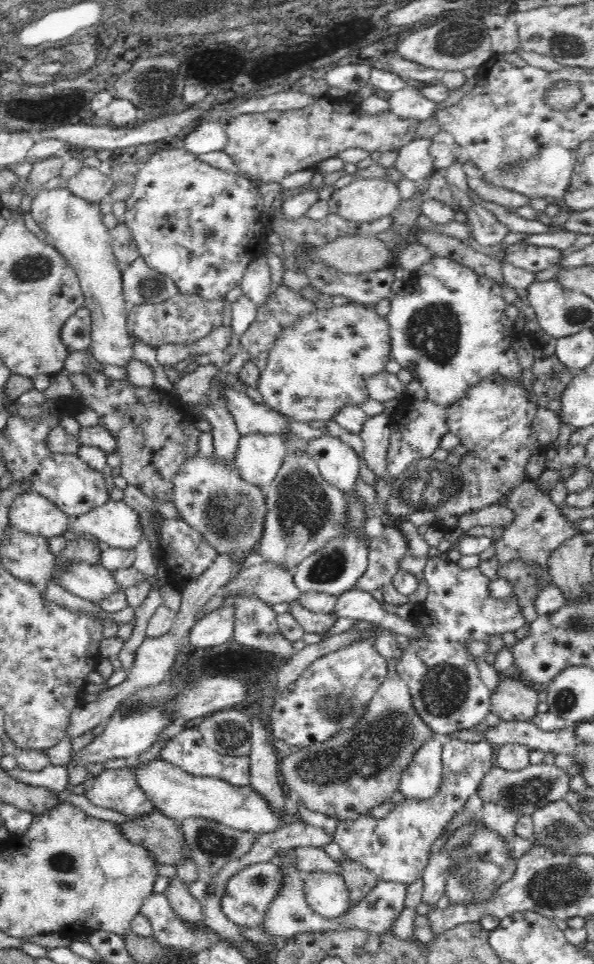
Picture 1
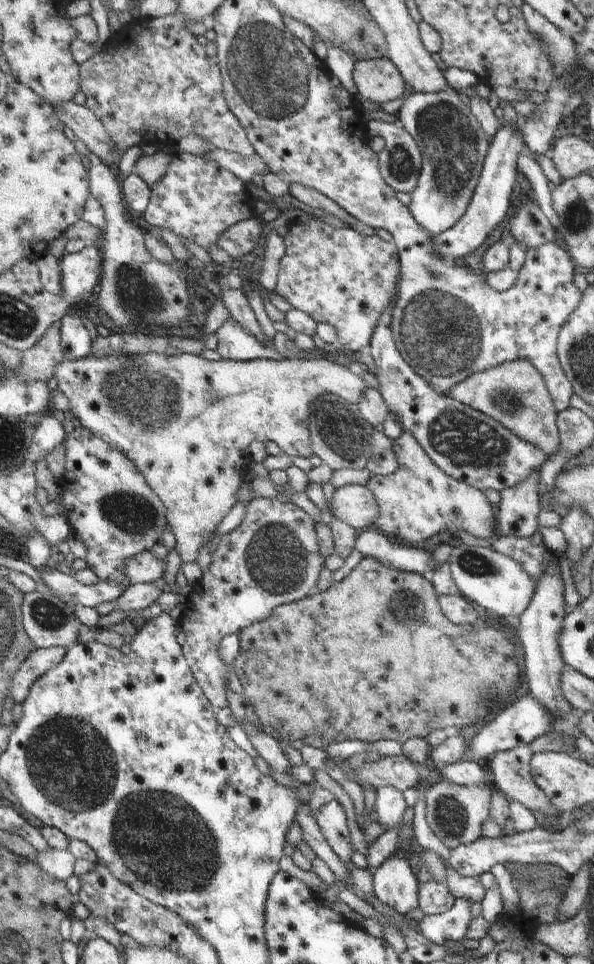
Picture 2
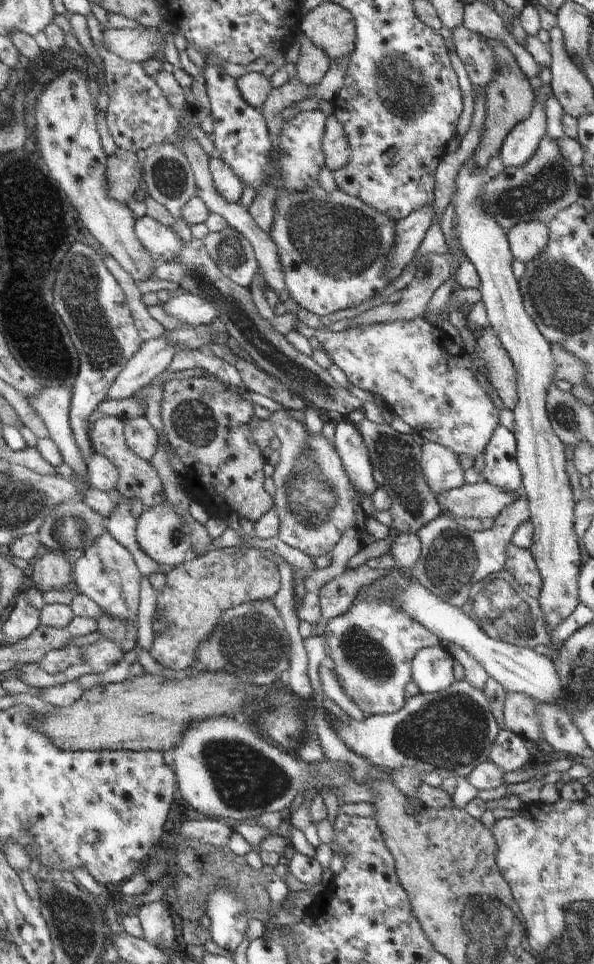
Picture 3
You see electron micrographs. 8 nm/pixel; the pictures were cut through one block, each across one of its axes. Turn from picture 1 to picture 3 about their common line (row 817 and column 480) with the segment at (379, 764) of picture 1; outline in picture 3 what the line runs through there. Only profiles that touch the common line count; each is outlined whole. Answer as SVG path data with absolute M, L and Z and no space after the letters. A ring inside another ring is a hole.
M490 326L484 328L482 334L473 335L476 338L474 353L484 360L489 383L494 386L505 408L513 412L519 399L517 369L514 368L514 363Z

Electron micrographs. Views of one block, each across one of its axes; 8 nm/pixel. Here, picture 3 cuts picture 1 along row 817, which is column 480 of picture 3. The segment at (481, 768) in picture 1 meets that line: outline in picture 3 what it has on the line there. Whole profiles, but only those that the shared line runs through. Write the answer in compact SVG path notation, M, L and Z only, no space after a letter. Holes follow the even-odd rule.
M425 318L394 320L340 332L326 328L310 330L302 324L300 332L304 336L312 334L351 384L380 396L394 414L426 441L475 459L485 452L500 425L498 408L476 378L478 373L489 382L484 360L474 352L457 348L442 329Z

